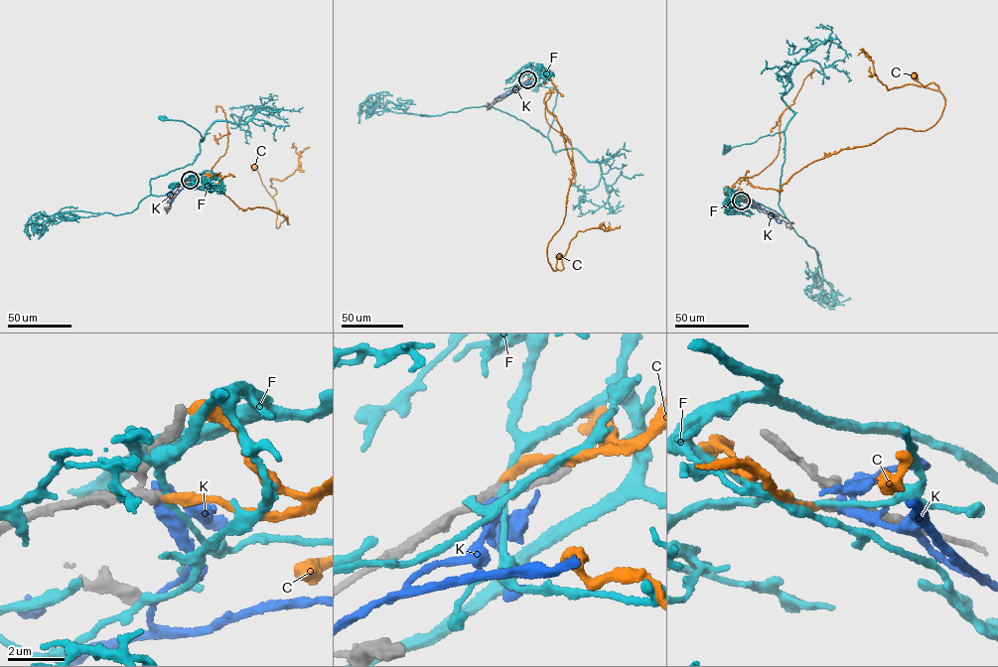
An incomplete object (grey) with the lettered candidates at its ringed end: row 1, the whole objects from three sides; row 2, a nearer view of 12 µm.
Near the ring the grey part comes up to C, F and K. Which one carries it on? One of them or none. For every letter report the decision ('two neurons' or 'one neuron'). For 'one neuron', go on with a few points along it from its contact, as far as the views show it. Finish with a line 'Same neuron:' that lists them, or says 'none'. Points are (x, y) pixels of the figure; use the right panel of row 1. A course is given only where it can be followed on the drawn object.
C: one neuron; it runs (741, 200), (724, 192), (741, 177), (780, 191), (814, 161), (898, 128), (931, 127), (945, 98), (914, 75)
F: two neurons
K: two neurons
Same neuron: C

